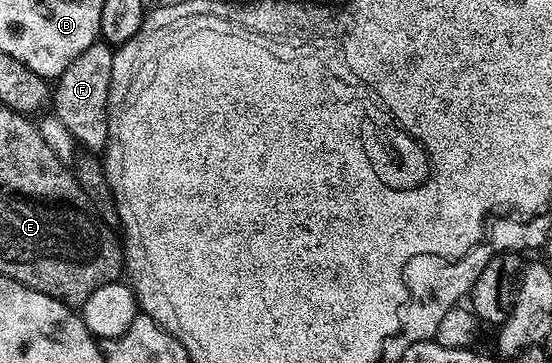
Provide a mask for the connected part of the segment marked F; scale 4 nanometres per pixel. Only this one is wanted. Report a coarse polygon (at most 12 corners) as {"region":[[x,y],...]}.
{"region":[[99,39],[52,89],[53,116],[106,147],[114,49]]}

